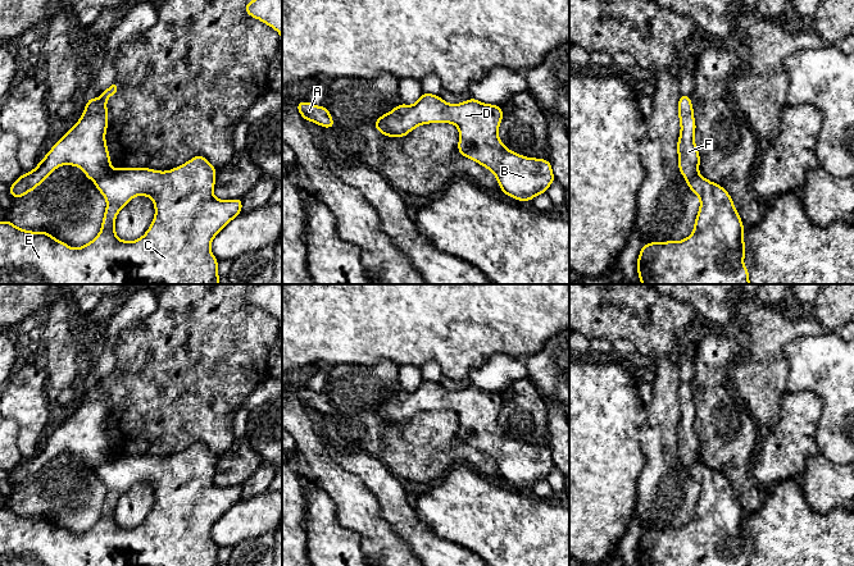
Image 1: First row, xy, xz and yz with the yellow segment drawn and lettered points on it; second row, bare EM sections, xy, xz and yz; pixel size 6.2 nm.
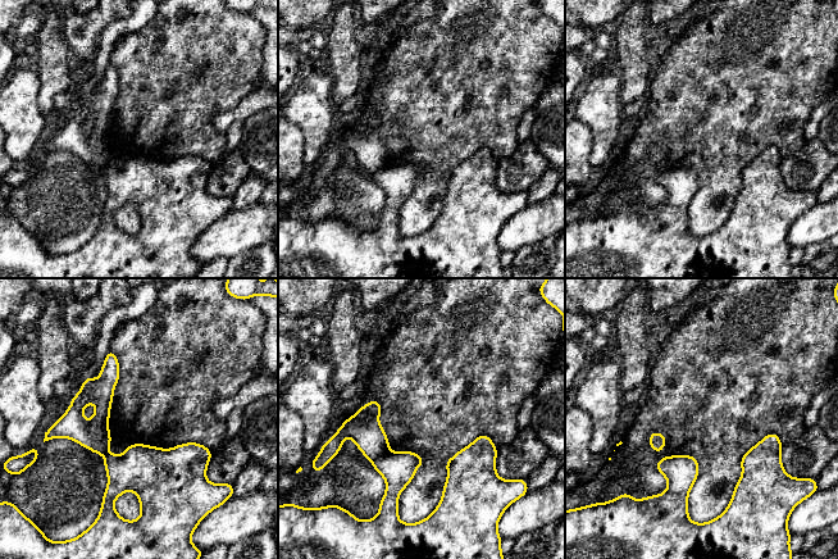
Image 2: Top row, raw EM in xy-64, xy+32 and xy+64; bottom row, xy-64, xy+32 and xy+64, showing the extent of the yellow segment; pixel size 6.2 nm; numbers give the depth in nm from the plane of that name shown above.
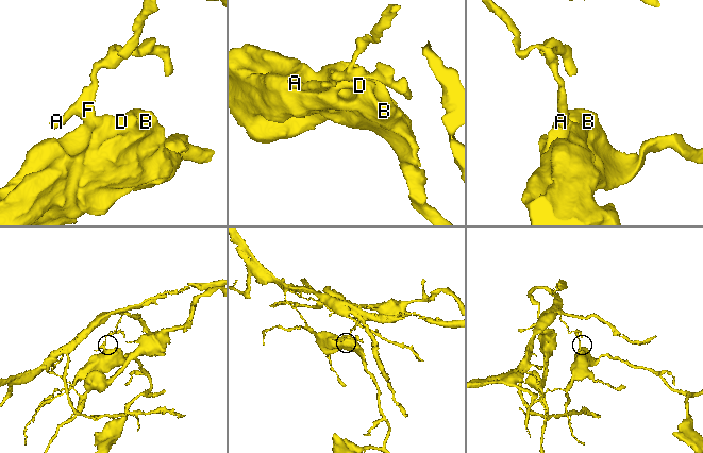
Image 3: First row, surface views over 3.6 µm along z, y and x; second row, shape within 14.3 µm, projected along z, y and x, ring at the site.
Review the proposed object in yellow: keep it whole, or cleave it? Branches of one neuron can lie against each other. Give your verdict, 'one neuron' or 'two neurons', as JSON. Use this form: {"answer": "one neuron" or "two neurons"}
{"answer": "two neurons"}

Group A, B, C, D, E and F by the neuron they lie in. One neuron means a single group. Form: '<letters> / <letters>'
A F / B C D E

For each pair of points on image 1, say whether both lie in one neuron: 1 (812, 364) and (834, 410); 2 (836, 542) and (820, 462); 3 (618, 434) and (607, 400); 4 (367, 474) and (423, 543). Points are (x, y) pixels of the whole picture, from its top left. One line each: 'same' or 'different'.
1: same
2: different
3: same
4: same

